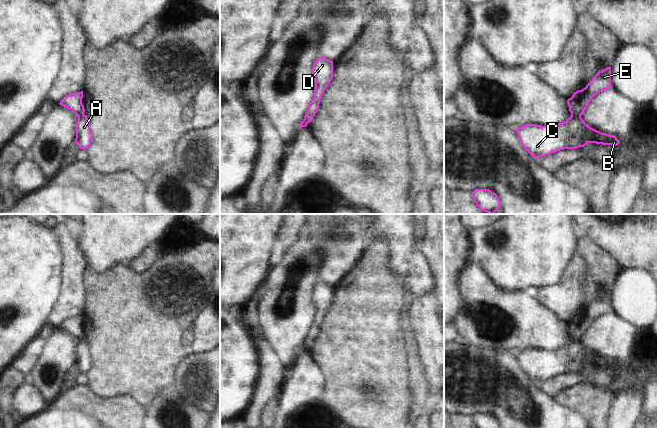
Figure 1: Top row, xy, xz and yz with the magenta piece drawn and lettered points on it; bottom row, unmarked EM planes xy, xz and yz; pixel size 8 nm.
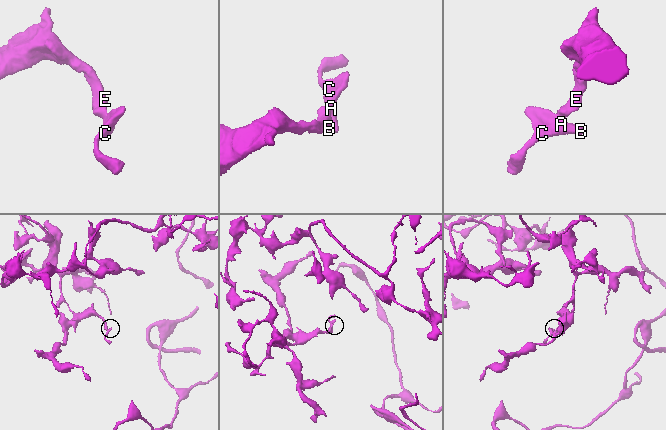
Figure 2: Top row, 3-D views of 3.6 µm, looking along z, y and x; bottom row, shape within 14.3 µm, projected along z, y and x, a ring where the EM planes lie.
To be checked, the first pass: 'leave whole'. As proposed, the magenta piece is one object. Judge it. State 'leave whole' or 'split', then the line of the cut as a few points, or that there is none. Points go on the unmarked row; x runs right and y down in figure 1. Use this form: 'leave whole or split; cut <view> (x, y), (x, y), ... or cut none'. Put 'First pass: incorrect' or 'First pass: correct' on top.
First pass: incorrect
split; cut yz (571, 336), (580, 341)

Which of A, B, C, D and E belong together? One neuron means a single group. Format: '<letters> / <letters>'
A B C D / E

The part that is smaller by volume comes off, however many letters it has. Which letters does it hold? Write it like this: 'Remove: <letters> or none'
Remove: A, B, C, D

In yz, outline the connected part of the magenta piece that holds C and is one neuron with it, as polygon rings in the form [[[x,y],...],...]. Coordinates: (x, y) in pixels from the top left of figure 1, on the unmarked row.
[[[572,337],[567,345],[556,350],[526,348],[516,352],[516,357],[524,373],[537,383],[563,373],[584,371],[588,367],[613,370],[620,368],[616,360],[591,352],[581,341]]]

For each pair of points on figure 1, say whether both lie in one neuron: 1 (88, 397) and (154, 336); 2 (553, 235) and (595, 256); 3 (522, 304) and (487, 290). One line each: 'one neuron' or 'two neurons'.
1: two neurons
2: two neurons
3: one neuron

